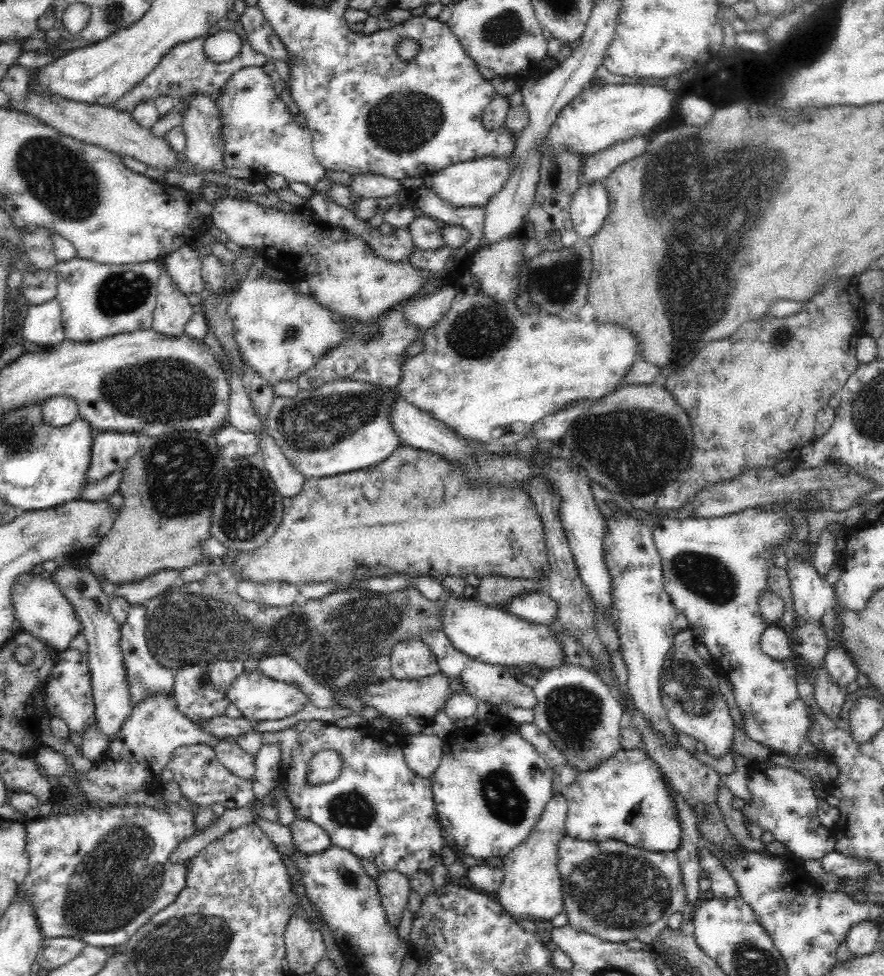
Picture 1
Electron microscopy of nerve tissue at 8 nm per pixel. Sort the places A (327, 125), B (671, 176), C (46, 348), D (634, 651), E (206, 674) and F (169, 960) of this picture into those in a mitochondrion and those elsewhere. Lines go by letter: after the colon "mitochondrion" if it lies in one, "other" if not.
A: other
B: mitochondrion
C: other
D: other
E: mitochondrion
F: mitochondrion

